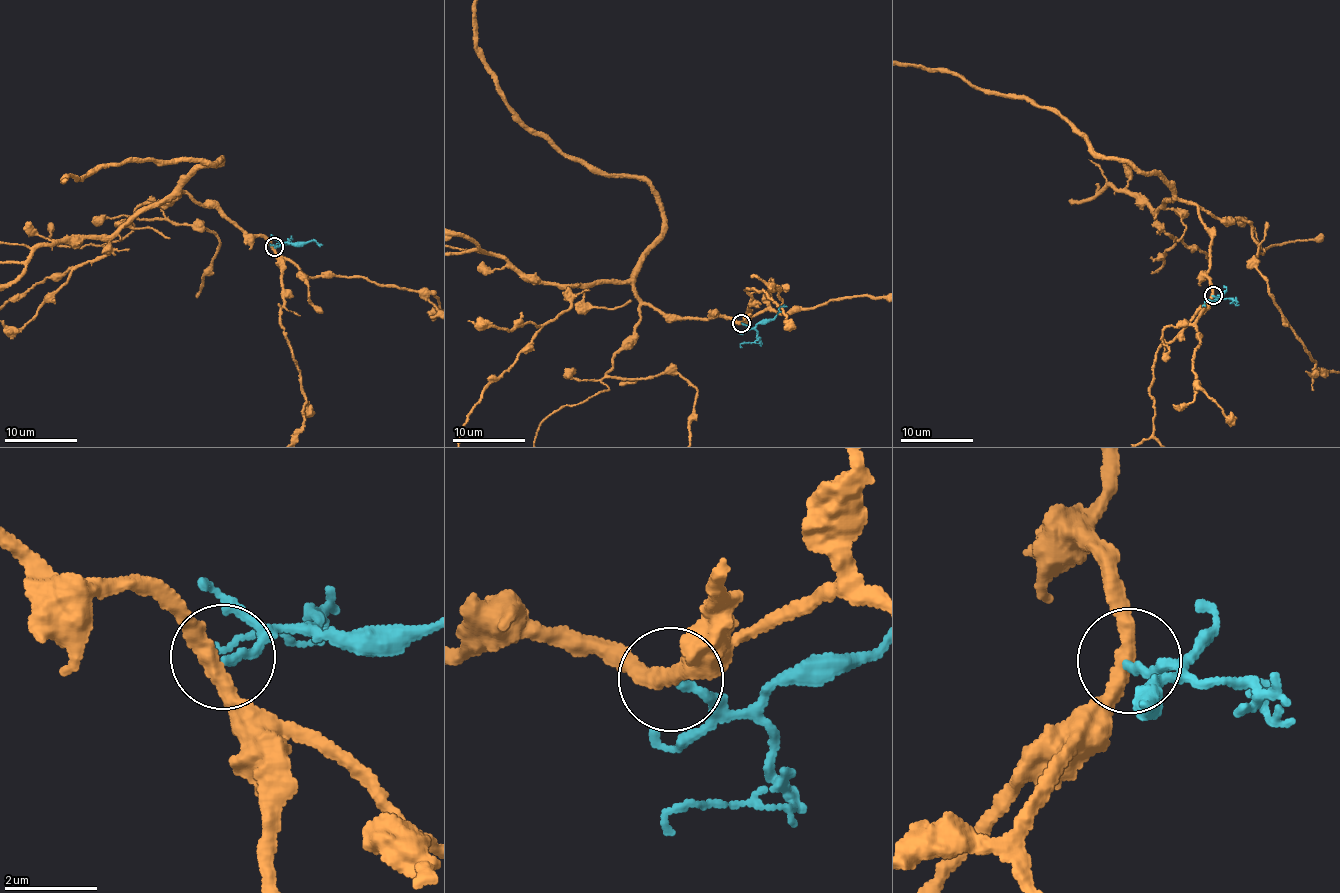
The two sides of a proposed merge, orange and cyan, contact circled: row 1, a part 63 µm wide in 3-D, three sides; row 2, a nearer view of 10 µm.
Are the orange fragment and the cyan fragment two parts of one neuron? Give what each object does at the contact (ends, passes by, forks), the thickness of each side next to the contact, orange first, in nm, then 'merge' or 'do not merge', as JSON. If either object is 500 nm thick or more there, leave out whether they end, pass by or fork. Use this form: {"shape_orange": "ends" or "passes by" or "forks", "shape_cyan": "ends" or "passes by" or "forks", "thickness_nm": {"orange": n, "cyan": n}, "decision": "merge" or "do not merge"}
{"shape_orange": "passes by", "shape_cyan": "ends", "thickness_nm": {"orange": 340, "cyan": 190}, "decision": "do not merge"}

